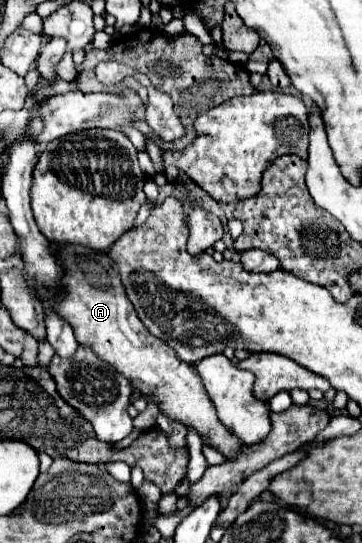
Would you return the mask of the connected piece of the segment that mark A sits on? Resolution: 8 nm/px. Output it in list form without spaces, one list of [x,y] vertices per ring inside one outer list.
[[[82,246],[60,248],[60,260],[64,260],[68,266],[68,272],[64,276],[66,292],[60,296],[58,308],[60,316],[72,324],[76,340],[84,346],[92,346],[92,350],[104,362],[110,362],[118,372],[122,372],[134,384],[134,388],[142,390],[144,396],[152,394],[160,412],[184,426],[196,428],[200,436],[208,436],[212,446],[232,460],[232,456],[236,456],[236,452],[242,448],[240,440],[236,440],[236,436],[232,436],[220,424],[216,410],[204,392],[202,380],[192,372],[190,364],[176,360],[176,352],[172,352],[168,344],[154,338],[144,328],[138,314],[134,312],[132,302],[126,296],[114,260],[108,254],[98,254]]]

